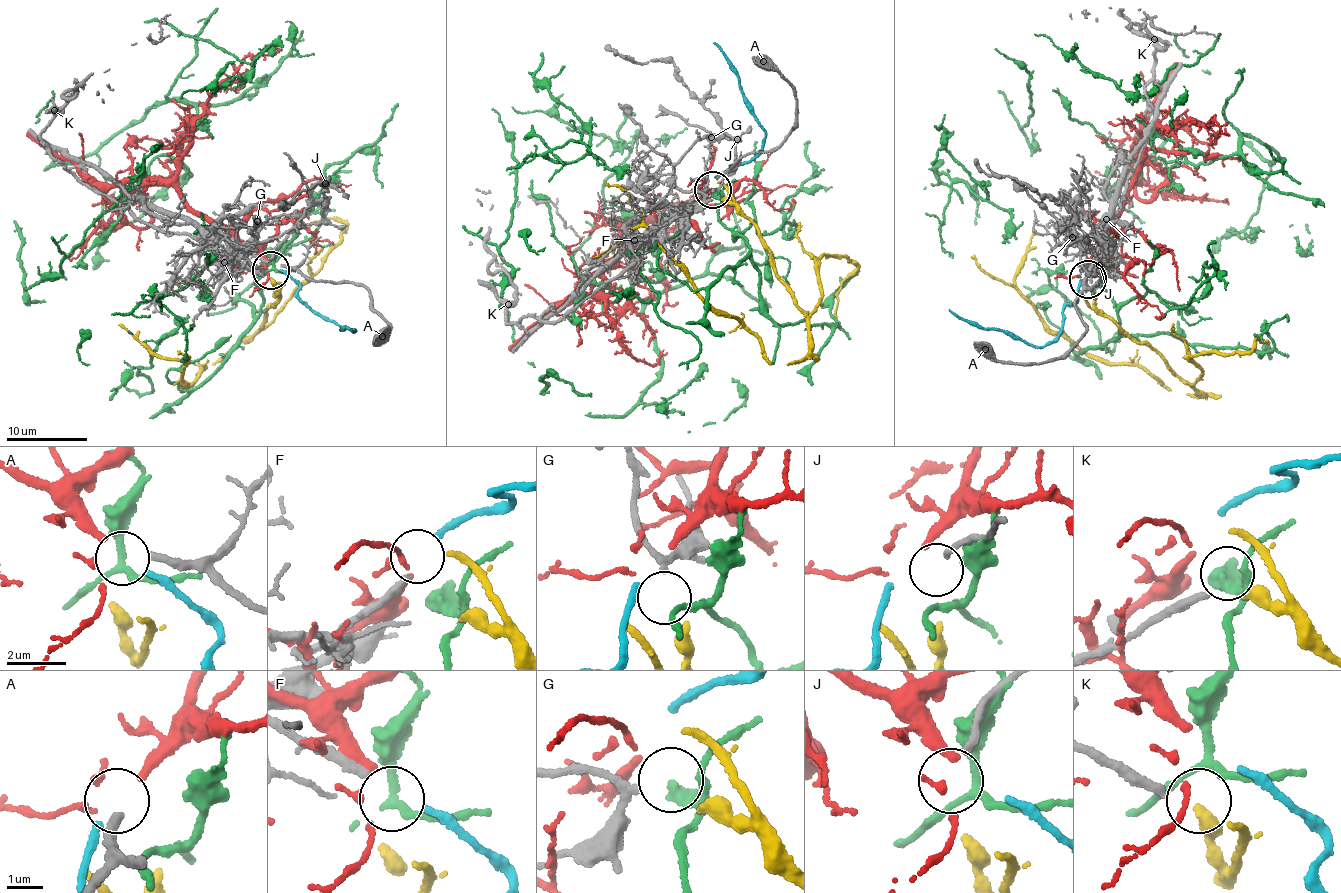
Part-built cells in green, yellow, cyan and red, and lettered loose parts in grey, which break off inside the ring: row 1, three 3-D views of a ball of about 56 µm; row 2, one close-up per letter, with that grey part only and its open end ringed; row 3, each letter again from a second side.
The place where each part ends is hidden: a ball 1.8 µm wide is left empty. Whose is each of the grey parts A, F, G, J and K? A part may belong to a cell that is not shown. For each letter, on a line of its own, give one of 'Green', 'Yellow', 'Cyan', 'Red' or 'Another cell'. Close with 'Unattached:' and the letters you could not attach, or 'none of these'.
A: Red
F: Cyan
G: Green
J: Another cell
K: Another cell
Unattached: J, K

